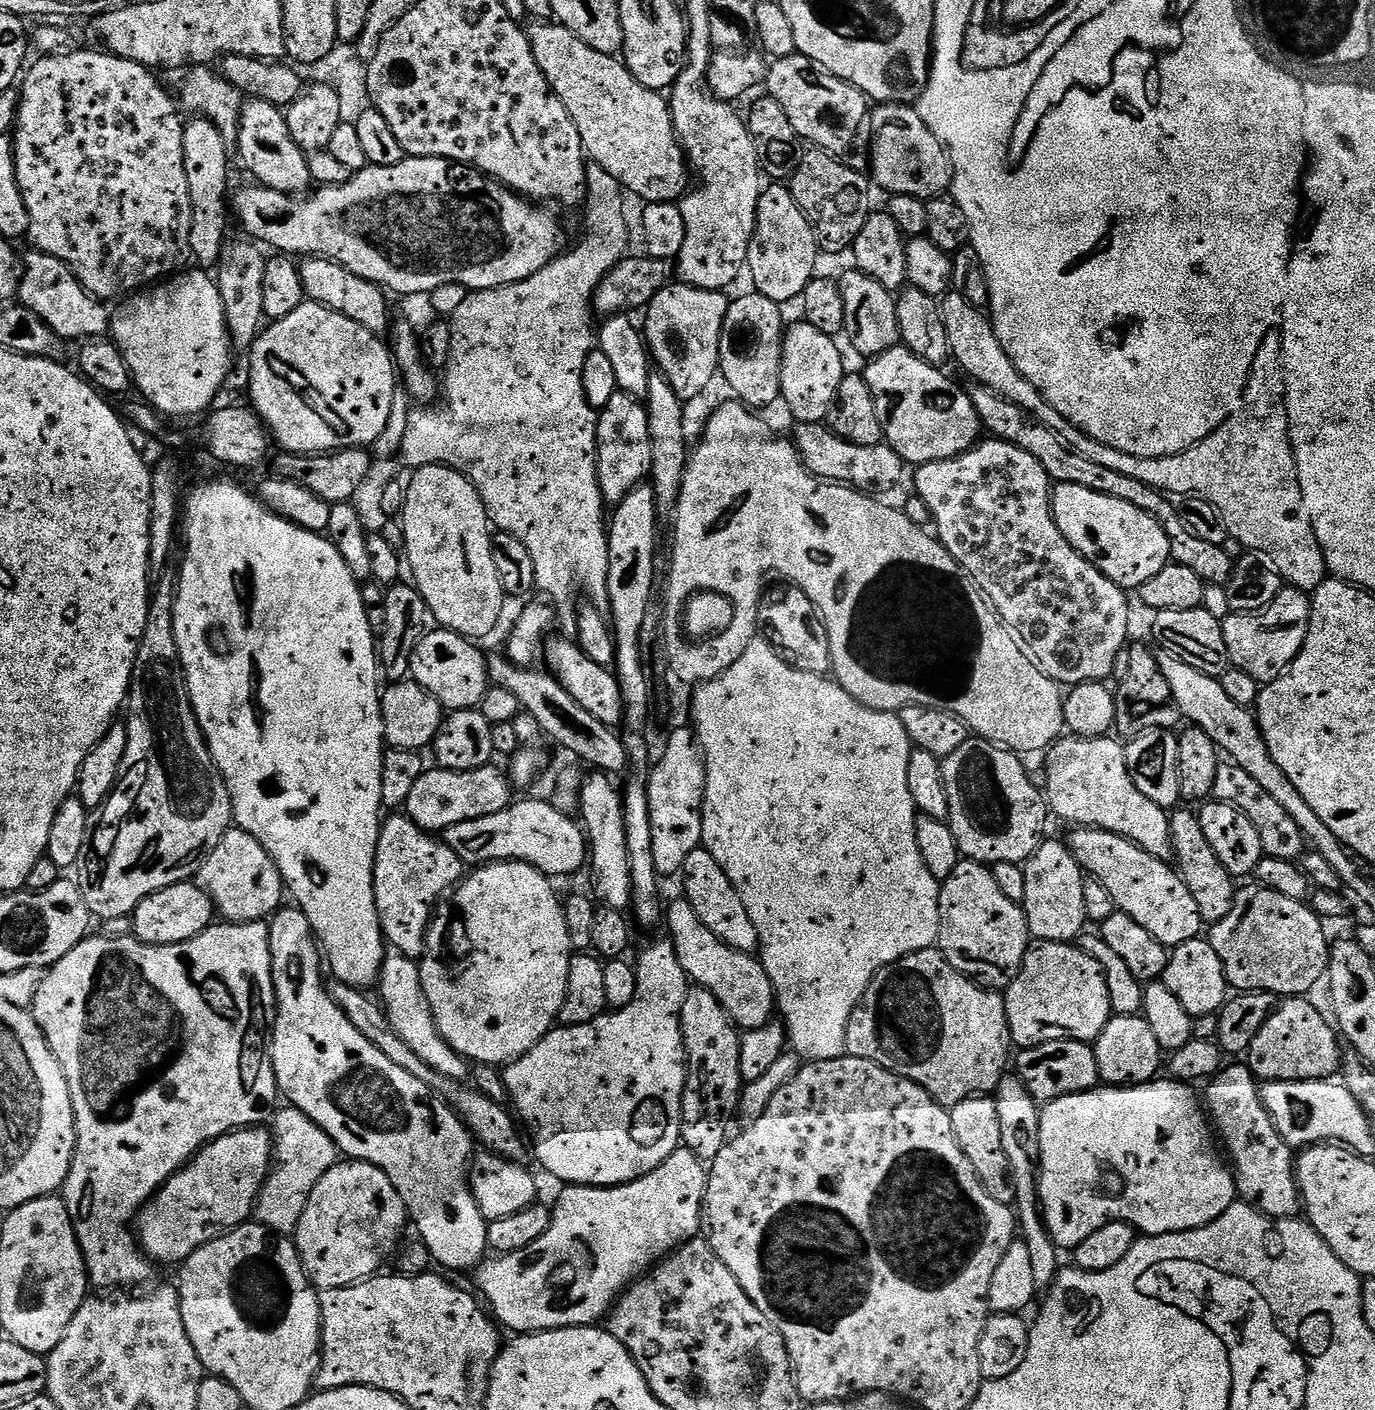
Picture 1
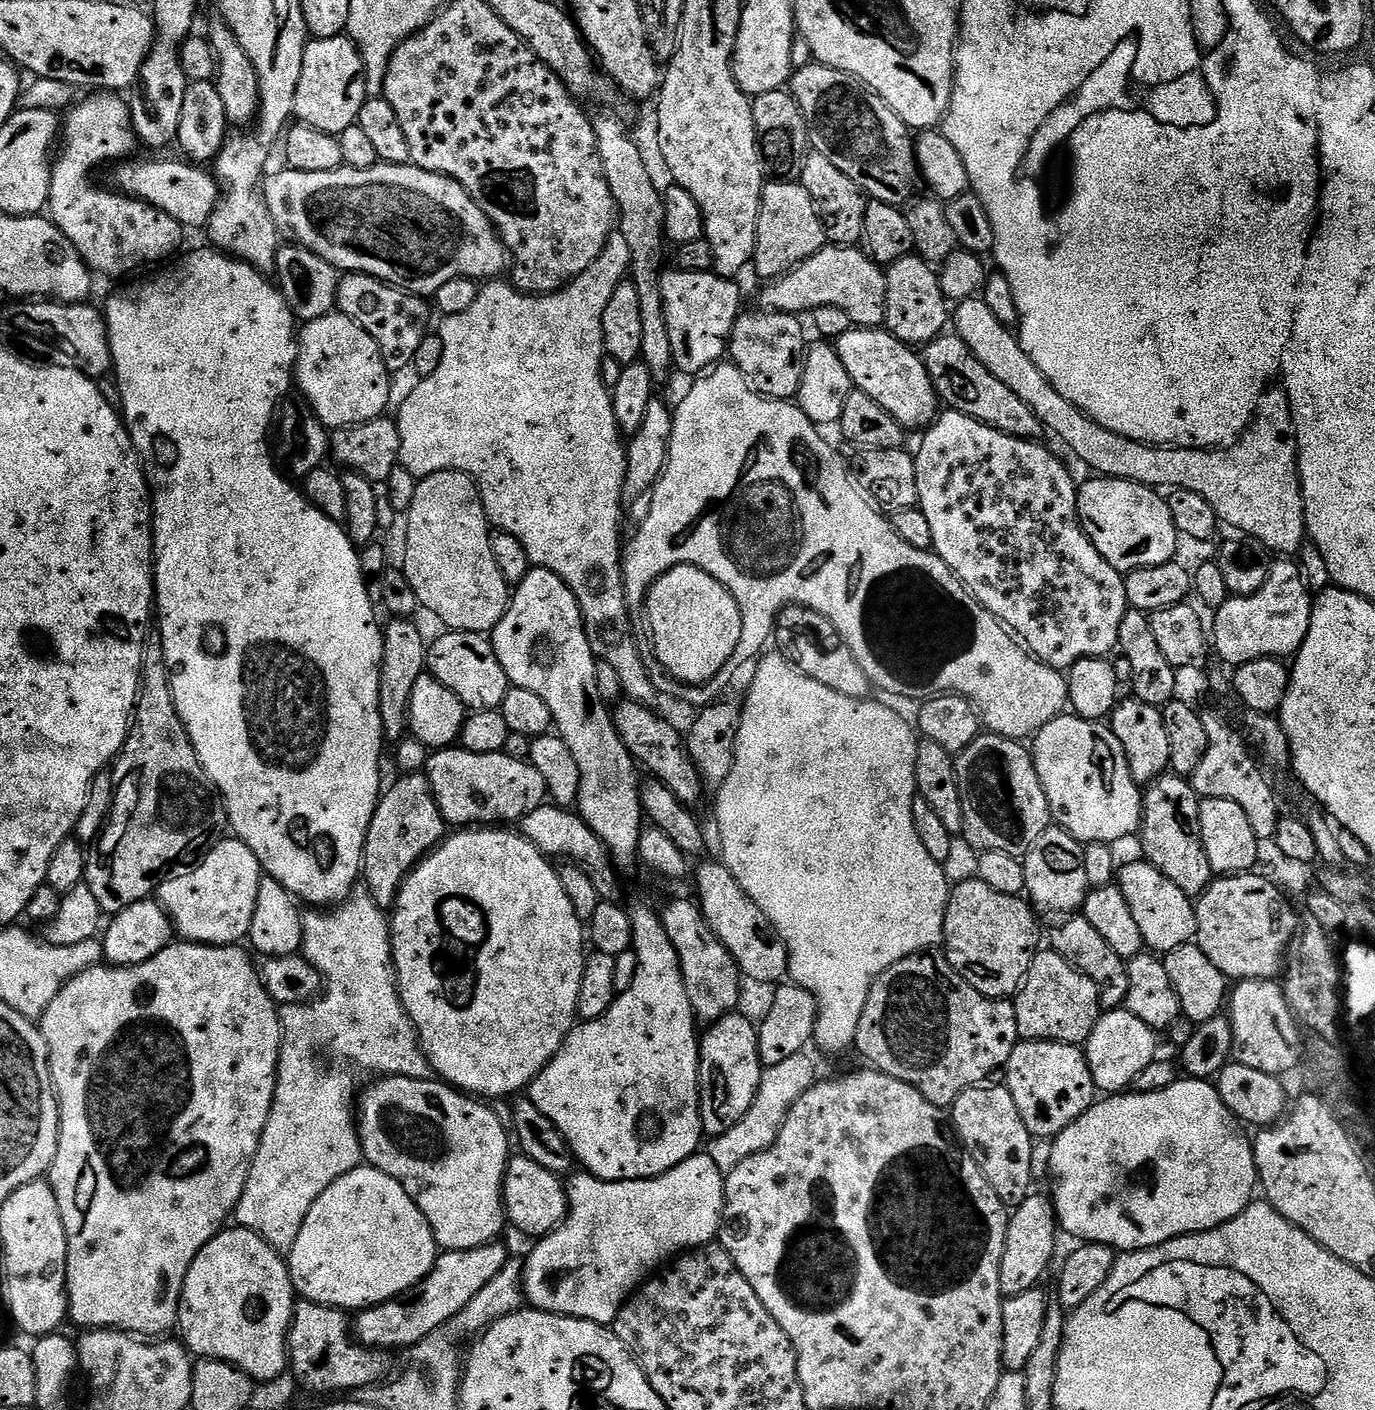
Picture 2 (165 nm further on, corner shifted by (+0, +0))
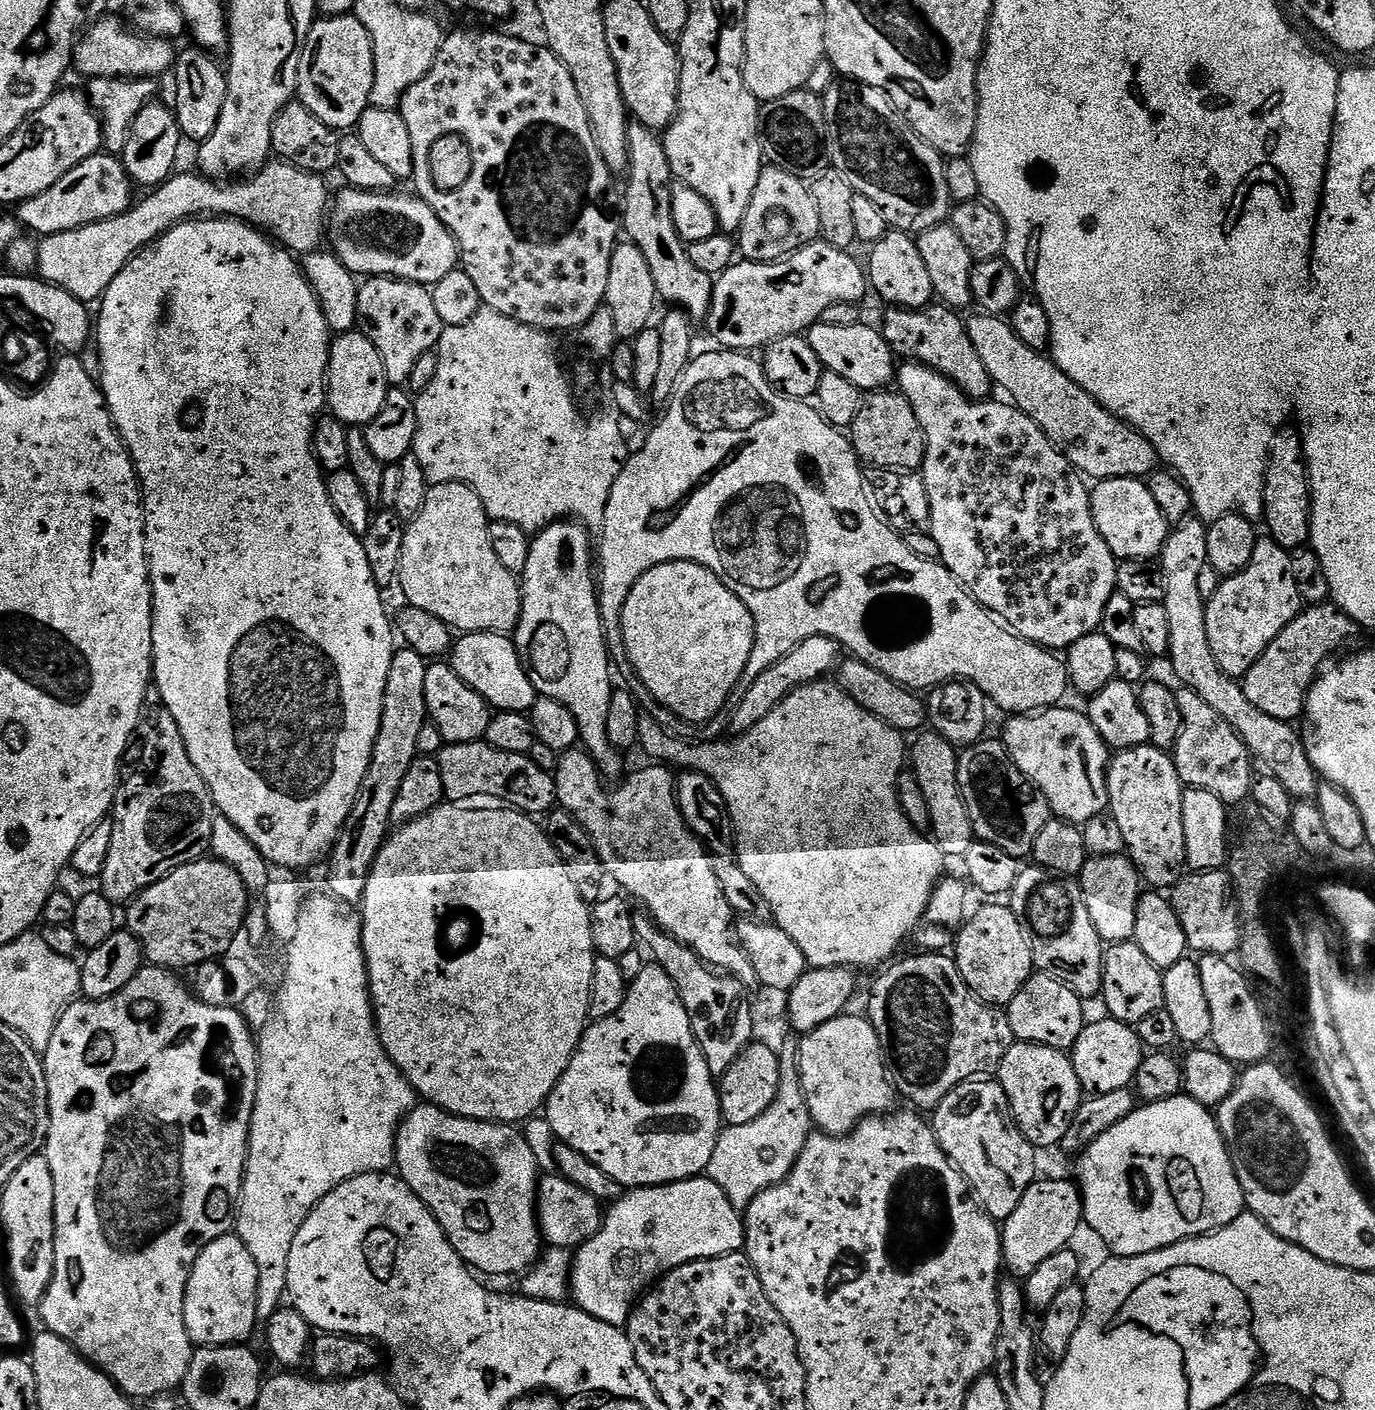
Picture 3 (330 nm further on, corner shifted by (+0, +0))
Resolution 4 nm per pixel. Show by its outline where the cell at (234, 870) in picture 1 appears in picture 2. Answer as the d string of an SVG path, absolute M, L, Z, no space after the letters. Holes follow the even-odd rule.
M229 838L213 843L200 864L190 872L181 872L164 880L158 889L158 902L174 925L181 941L190 944L241 943L254 922L254 906L258 906L258 886L262 869L254 850L241 840Z

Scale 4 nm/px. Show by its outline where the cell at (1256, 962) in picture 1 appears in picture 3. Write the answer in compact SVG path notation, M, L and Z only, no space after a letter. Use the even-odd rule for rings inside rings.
M1217 870L1214 872L1192 872L1185 875L1176 887L1171 889L1170 899L1178 918L1182 922L1182 930L1186 930L1186 942L1189 949L1196 954L1210 956L1231 957L1239 949L1242 939L1242 925L1240 923L1240 906L1236 889L1232 887L1232 878L1227 871Z

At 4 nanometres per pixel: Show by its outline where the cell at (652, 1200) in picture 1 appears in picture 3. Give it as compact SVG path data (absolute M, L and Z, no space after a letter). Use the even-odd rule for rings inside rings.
M704 1174L658 1188L625 1191L609 1208L598 1234L575 1249L570 1296L575 1307L618 1329L627 1325L638 1294L657 1278L691 1260L725 1256L744 1246L741 1209L733 1206L722 1187Z

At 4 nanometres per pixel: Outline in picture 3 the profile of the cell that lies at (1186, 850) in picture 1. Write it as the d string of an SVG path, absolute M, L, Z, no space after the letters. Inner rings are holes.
M1147 743L1141 748L1117 751L1111 757L1108 769L1110 815L1118 818L1126 855L1140 873L1141 881L1156 890L1175 888L1186 872L1186 826L1182 826L1185 791L1175 759L1163 748L1153 748Z

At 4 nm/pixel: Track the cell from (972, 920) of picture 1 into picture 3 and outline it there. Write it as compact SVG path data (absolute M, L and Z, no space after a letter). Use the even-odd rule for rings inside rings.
M988 902L985 908L965 919L954 941L954 959L966 986L984 1003L993 1006L1006 1006L1022 990L1022 986L1034 975L1032 966L1032 951L1028 945L1028 936L1024 928L1013 914L1011 907L1004 902Z

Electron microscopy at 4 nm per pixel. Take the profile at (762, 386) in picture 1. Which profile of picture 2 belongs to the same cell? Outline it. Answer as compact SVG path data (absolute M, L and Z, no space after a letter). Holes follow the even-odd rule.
M745 311L737 316L728 338L727 355L761 396L791 401L799 393L804 369L806 339L801 317L791 312L759 311Z

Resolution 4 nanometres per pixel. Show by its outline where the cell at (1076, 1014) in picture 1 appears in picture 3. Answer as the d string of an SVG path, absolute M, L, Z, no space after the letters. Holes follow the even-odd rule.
M1034 974L1018 990L1018 994L1006 1005L1008 1021L1013 1037L1025 1044L1041 1044L1061 1050L1071 1050L1078 1042L1086 1023L1085 1001L1053 976Z

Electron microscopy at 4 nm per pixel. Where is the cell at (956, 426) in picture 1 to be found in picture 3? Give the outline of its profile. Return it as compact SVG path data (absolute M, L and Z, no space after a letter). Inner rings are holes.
M817 322L808 329L806 339L818 354L825 369L834 374L842 374L849 382L854 382L865 393L871 394L884 390L893 383L898 372L898 364L894 359L892 348L884 340L883 331L867 328L867 323L851 324L850 326L830 326ZM893 360L893 361L892 361Z

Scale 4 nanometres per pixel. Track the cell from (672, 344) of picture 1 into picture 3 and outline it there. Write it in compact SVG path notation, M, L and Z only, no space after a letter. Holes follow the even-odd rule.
M629 123L628 155L630 171L626 176L628 189L624 192L623 231L626 236L628 232L627 239L642 250L642 258L646 258L646 266L650 266L650 274L654 277L657 297L663 303L665 300L668 306L688 313L693 321L703 321L710 310L714 280L690 262L684 240L674 228L674 213L670 206L674 177L663 139L651 128Z

